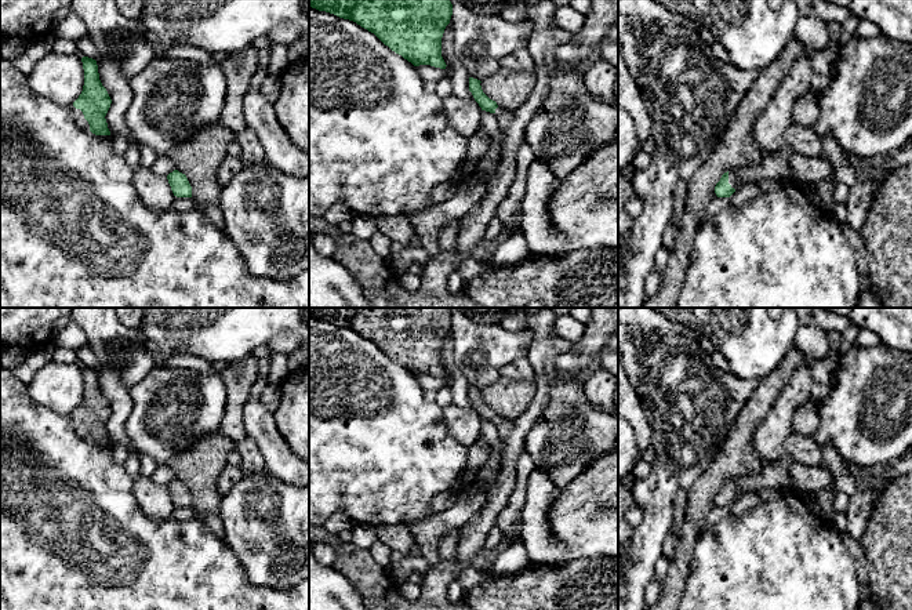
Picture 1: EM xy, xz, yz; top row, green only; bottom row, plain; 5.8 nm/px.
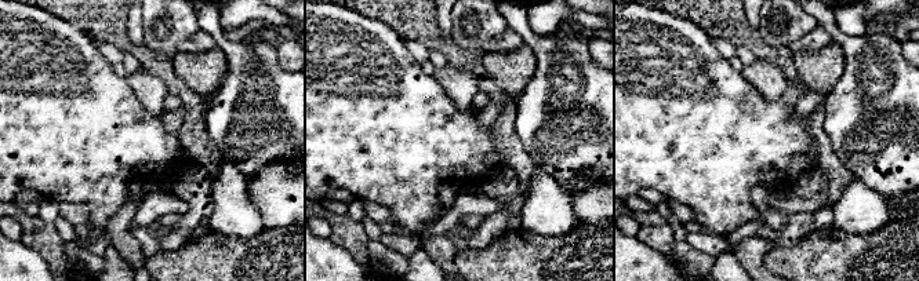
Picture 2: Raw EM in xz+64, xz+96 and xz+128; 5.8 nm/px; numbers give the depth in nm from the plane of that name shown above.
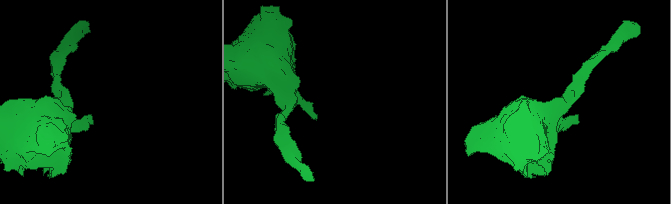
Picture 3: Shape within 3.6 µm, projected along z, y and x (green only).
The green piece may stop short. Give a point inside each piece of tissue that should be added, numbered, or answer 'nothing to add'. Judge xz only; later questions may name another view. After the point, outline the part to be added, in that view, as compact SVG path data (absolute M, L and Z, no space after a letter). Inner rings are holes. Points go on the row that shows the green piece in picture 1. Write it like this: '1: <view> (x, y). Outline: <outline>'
1: xz (504, 116). Outline: M498 106L495 109L494 115L495 115L497 120L498 120L498 124L501 127L501 130L505 134L505 130L506 130L506 127L509 126L510 120L512 120L512 112Z

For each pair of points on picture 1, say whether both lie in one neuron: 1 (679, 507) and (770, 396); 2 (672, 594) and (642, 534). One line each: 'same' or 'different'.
1: different
2: different

